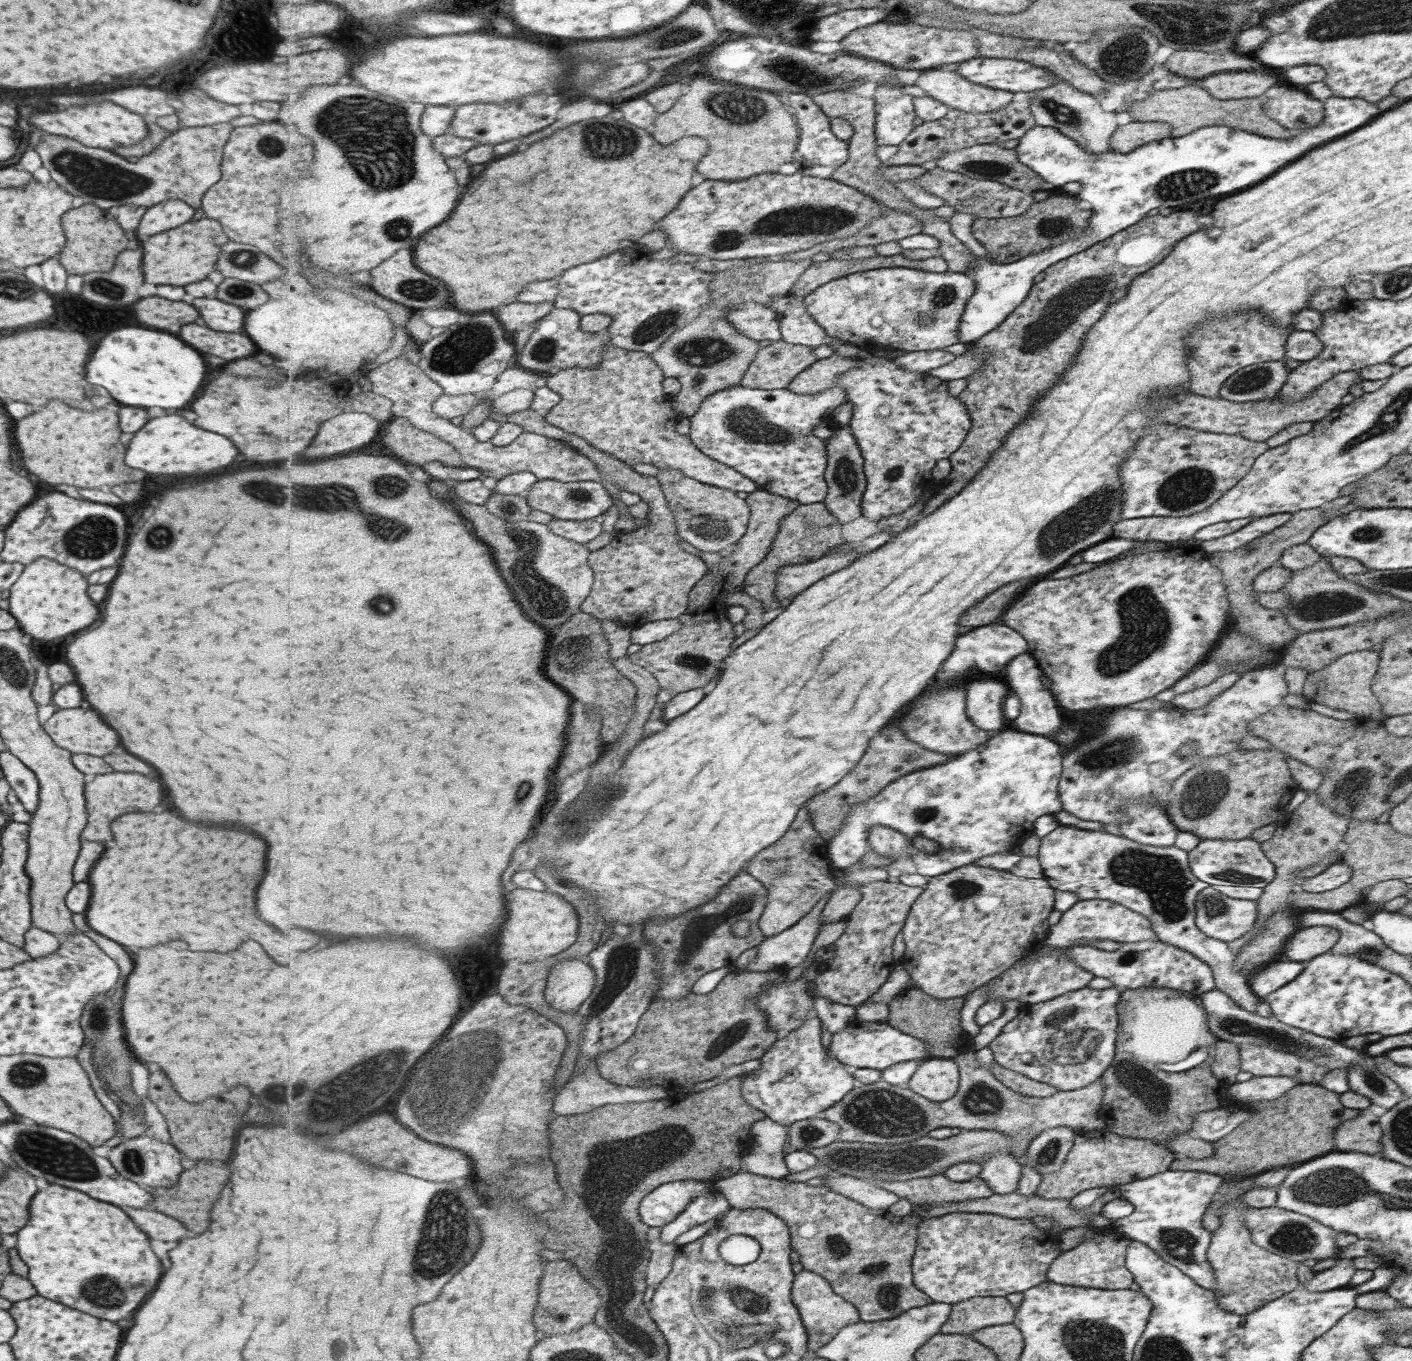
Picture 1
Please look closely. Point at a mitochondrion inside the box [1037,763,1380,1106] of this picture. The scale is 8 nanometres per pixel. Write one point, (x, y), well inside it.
(1161, 879)

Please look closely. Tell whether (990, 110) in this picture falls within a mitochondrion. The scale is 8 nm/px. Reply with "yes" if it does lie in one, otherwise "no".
no

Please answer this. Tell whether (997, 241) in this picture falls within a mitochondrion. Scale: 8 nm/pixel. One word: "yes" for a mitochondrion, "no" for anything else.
no

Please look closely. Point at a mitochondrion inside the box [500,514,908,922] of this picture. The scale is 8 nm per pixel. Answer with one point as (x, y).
(547, 601)

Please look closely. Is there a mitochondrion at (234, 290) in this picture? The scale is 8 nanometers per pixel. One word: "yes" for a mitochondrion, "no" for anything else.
yes

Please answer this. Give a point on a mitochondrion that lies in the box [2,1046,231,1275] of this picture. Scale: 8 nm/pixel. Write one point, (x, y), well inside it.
(57, 1157)

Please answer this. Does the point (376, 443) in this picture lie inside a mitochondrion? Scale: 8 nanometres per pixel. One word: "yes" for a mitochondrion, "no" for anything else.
no

